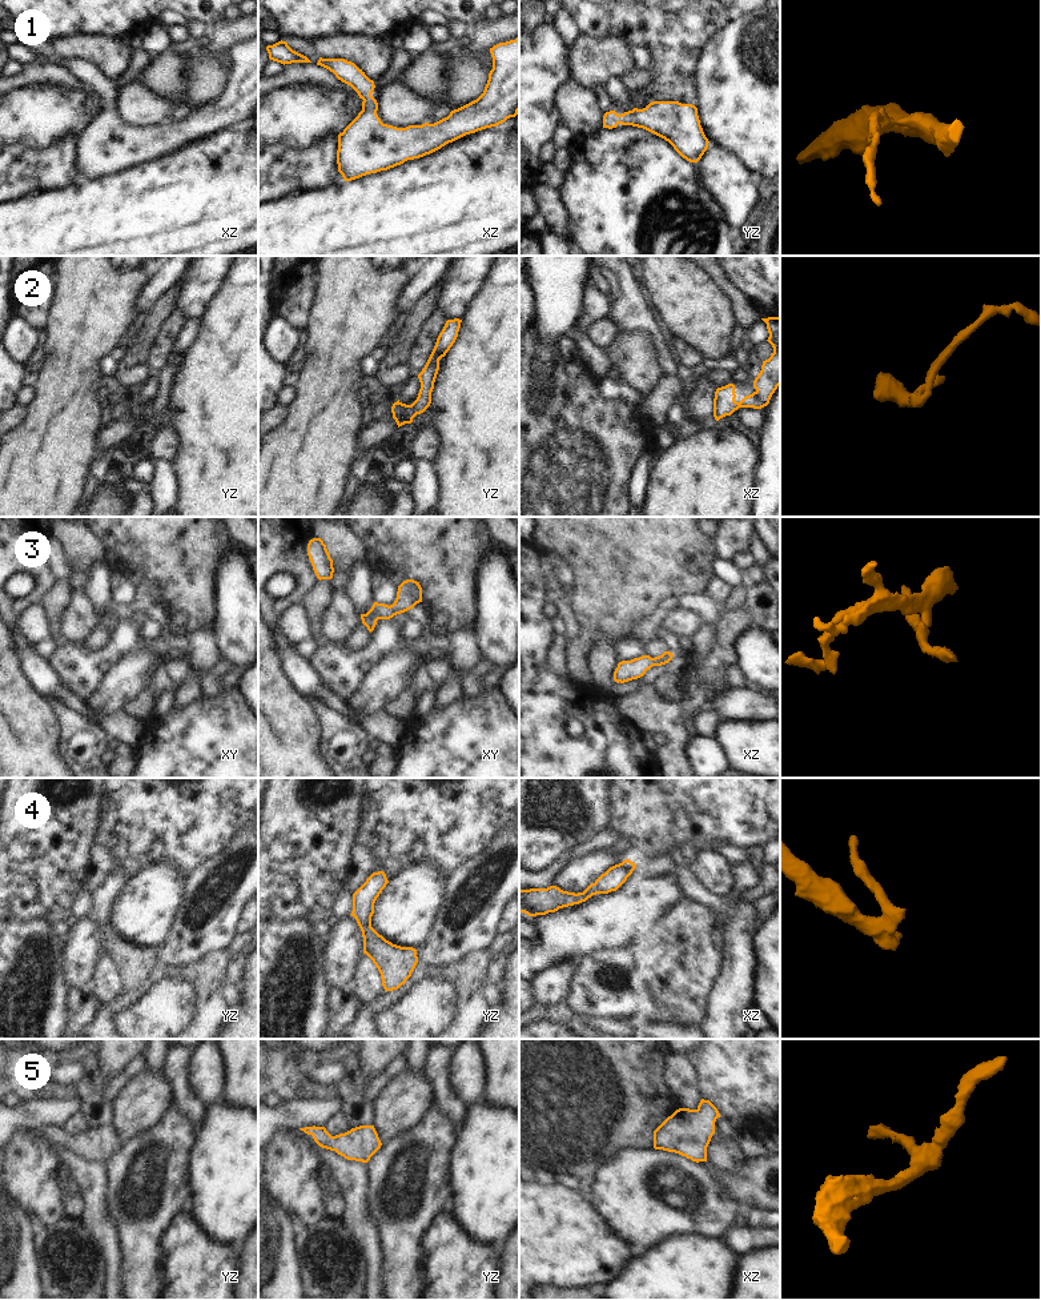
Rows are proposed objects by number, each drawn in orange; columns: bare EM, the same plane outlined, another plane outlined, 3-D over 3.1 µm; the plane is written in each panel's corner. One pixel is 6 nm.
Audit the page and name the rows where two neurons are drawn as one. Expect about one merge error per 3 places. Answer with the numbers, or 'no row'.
4

